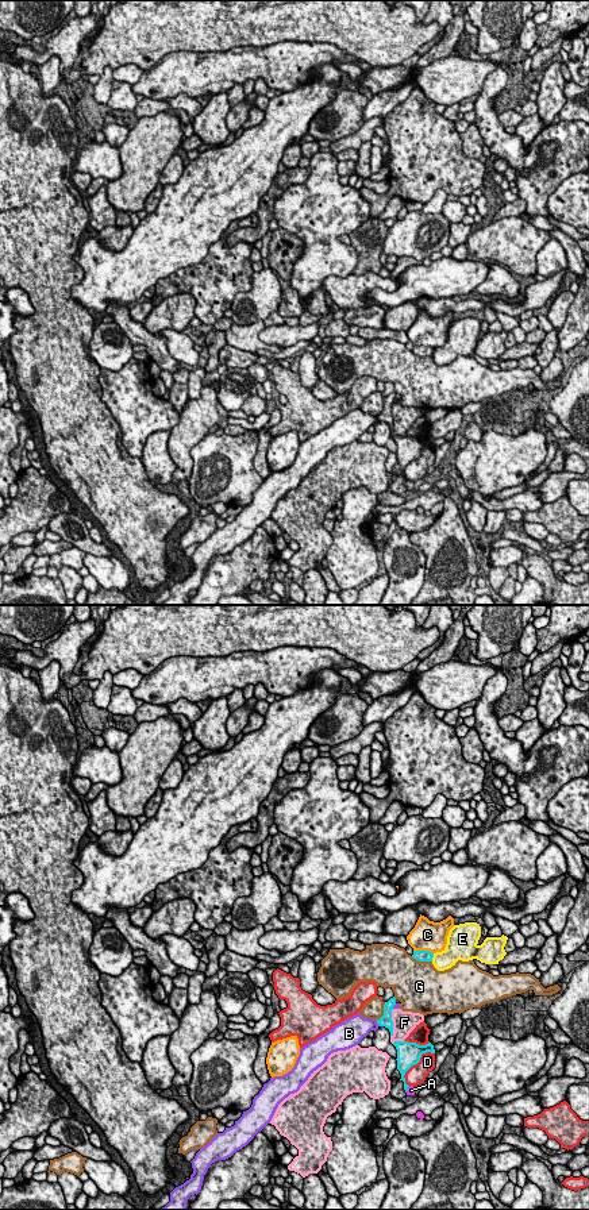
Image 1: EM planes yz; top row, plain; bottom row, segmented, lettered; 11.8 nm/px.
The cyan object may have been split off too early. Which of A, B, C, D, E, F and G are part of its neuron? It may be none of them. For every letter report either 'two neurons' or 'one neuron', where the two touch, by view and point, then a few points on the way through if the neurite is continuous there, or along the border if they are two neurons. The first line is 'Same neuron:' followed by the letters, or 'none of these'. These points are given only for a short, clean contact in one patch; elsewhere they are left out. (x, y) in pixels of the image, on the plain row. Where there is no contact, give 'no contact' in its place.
Same neuron: A
A: one neuron; contact yz (407, 484); way yz (403, 463), (403, 476), (407, 484), (411, 485)
B: two neurons; contact yz (377, 417)
C: two neurons; contact yz (423, 346)
D: two neurons; contact yz (414, 459)
E: two neurons; contact yz (432, 351)
F: two neurons; contact yz (392, 417)
G: two neurons; contact yz (422, 355)

